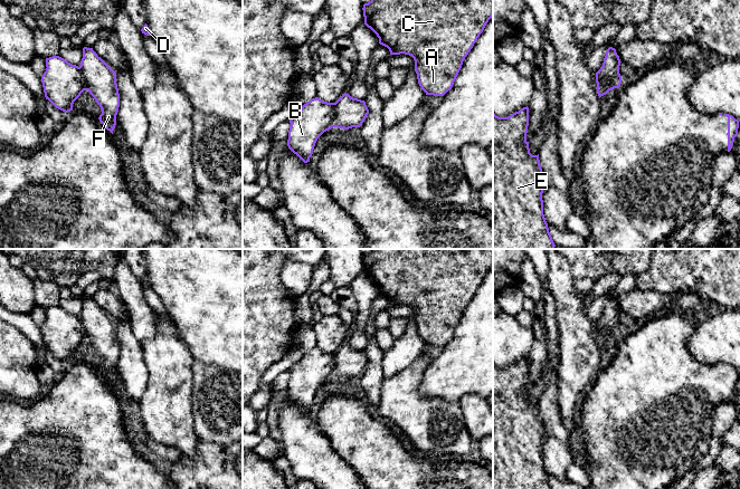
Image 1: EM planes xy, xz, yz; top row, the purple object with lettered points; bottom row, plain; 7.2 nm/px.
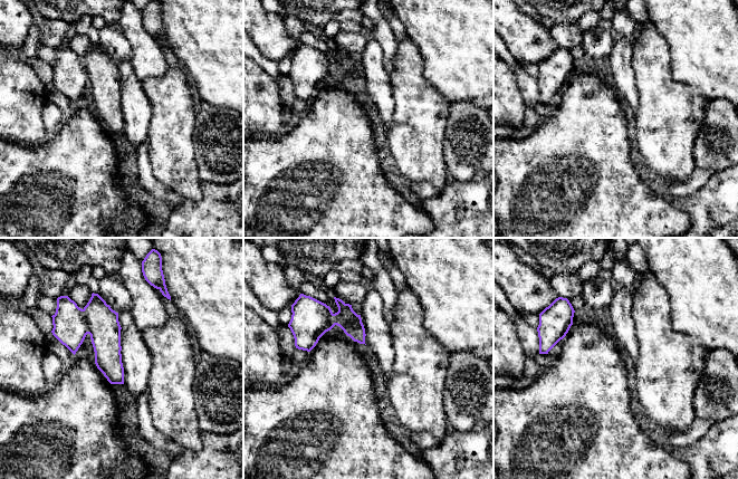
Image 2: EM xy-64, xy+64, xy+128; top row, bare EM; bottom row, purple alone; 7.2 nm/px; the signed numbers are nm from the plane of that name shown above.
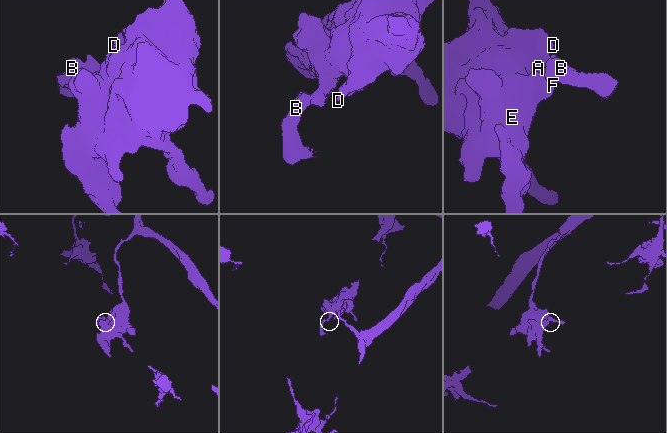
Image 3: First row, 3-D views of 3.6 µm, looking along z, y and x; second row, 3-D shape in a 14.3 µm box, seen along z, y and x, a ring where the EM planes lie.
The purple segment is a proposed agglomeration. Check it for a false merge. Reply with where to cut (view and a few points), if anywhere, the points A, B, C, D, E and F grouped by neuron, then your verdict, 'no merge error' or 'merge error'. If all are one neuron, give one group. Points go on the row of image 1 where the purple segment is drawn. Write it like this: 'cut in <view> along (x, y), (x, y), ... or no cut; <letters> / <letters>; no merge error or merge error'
cut in xz along (333, 103), (334, 126); A C D E F / B; merge error

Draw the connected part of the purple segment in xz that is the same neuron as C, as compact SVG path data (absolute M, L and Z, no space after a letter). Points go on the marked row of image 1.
M371 0L363 4L364 25L370 28L379 38L379 44L387 47L390 55L409 55L415 60L415 71L418 84L426 95L444 96L452 89L454 82L462 68L465 57L468 55L486 23L493 17L493 0Z

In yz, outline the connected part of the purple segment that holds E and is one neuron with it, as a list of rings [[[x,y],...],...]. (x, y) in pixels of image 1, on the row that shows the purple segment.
[[[529,107],[507,117],[493,113],[493,249],[554,249],[543,214],[544,175],[526,141]]]

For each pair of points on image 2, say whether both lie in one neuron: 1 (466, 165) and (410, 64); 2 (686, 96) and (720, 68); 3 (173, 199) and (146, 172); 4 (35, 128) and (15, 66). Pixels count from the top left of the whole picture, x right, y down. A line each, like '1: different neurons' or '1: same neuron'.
1: different neurons
2: different neurons
3: same neuron
4: same neuron

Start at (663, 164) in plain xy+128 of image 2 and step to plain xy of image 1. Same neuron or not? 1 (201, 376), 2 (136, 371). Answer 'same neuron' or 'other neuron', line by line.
1: other neuron
2: other neuron

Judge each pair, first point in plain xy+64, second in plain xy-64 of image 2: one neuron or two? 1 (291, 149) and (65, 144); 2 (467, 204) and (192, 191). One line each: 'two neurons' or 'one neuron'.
1: one neuron
2: two neurons

